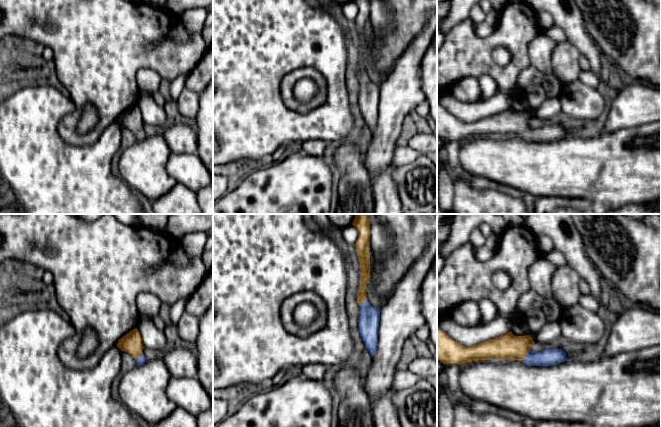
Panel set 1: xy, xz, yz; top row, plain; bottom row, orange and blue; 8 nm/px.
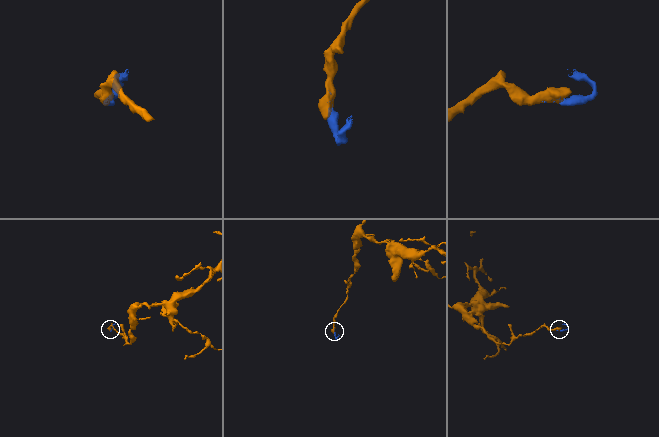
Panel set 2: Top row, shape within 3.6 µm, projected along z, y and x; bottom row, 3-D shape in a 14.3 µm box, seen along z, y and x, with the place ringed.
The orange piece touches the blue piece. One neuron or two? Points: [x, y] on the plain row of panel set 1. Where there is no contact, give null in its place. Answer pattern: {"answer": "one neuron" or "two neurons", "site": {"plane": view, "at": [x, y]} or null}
{"answer": "one neuron", "site": {"plane": "yz", "at": [526, 130]}}

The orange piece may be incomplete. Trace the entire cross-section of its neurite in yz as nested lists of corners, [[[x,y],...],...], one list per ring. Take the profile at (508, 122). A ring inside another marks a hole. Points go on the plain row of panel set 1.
[[[437,102],[437,136],[444,140],[464,141],[478,136],[515,135],[530,142],[551,142],[567,137],[565,127],[547,125],[533,128],[530,111],[515,112],[511,107],[505,111],[466,123],[450,114]]]

